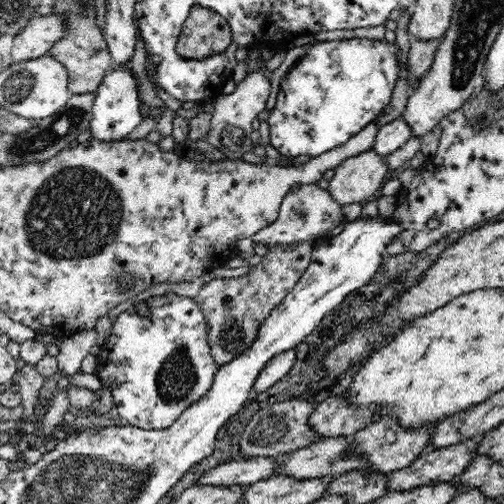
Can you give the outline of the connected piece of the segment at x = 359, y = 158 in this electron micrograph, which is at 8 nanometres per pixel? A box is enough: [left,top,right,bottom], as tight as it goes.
[328,149,388,205]

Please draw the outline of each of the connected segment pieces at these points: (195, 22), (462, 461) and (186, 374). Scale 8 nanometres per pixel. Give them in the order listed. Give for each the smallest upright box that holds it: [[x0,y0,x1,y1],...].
[[175,4,232,59],[386,439,476,492],[96,295,218,430]]

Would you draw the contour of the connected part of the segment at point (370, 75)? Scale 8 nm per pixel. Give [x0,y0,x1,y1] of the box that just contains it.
[266,38,428,159]

